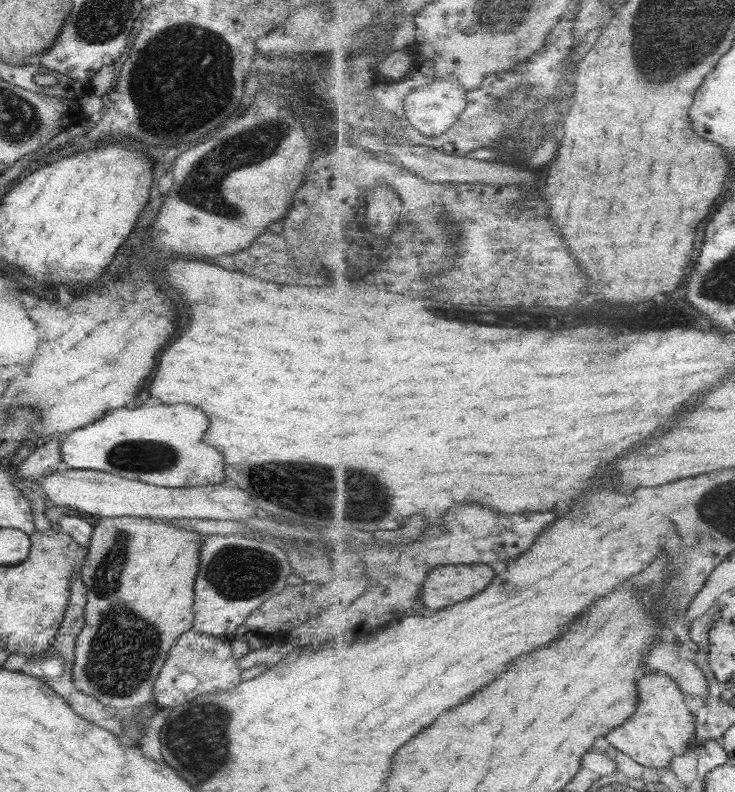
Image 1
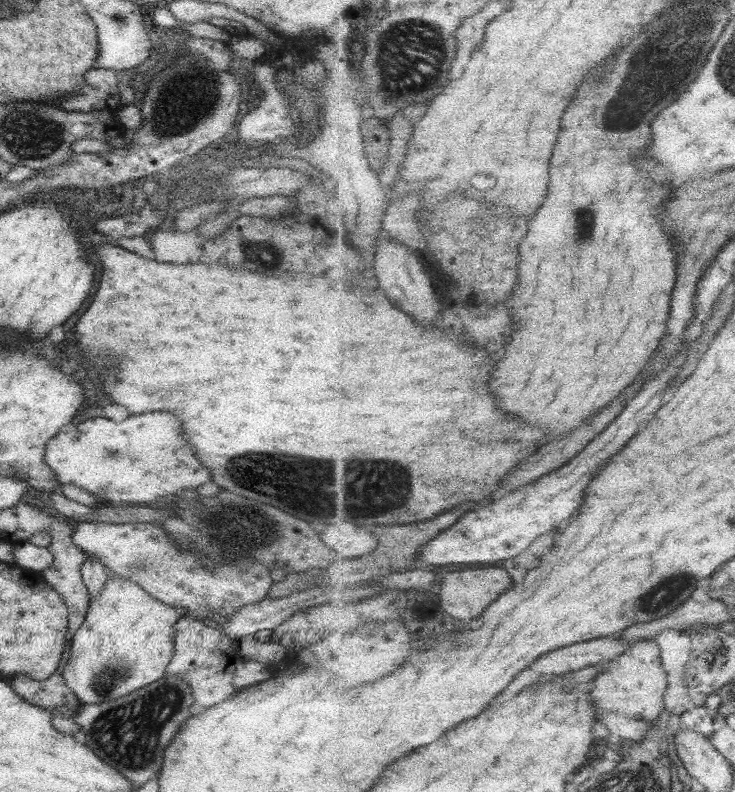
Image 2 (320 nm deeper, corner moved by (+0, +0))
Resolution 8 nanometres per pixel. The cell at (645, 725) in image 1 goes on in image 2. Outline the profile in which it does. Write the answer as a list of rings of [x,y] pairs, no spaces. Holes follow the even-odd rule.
[[[650,639],[634,641],[628,651],[610,660],[610,665],[600,675],[596,676],[589,687],[595,709],[599,713],[597,714],[599,724],[604,726],[610,735],[615,736],[615,739],[622,743],[642,741],[652,730],[653,724],[660,722],[661,714],[666,708],[664,696],[665,692],[668,692],[669,679],[668,672],[661,664],[661,649],[655,641]]]

